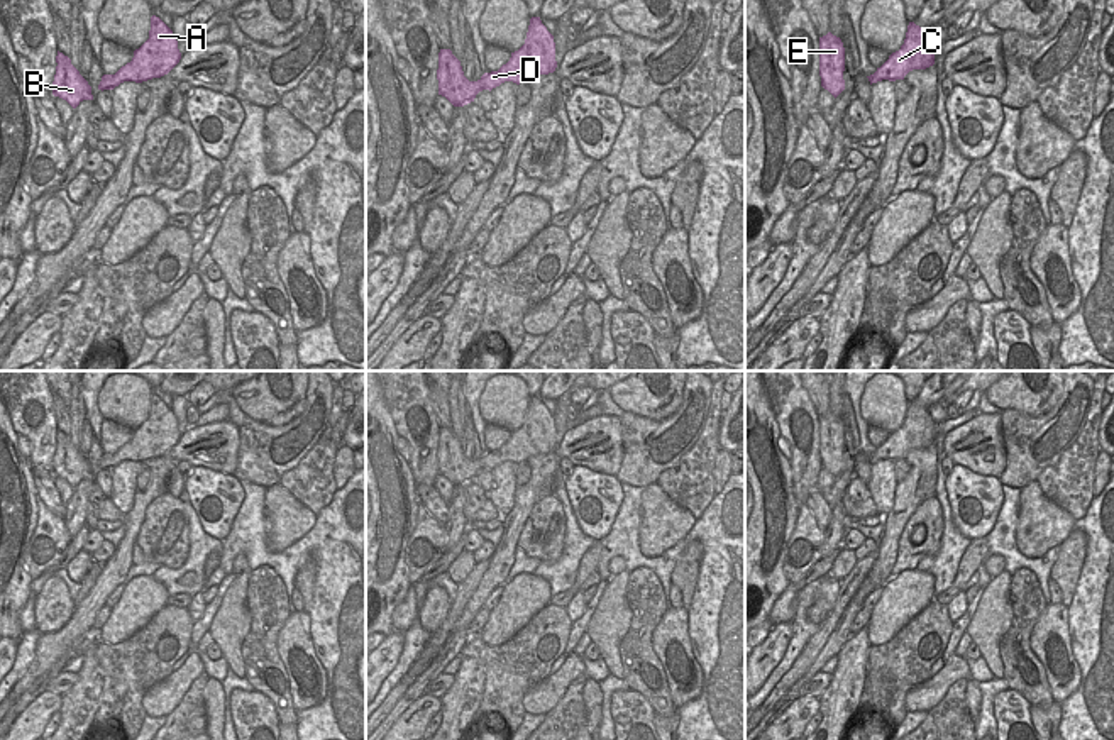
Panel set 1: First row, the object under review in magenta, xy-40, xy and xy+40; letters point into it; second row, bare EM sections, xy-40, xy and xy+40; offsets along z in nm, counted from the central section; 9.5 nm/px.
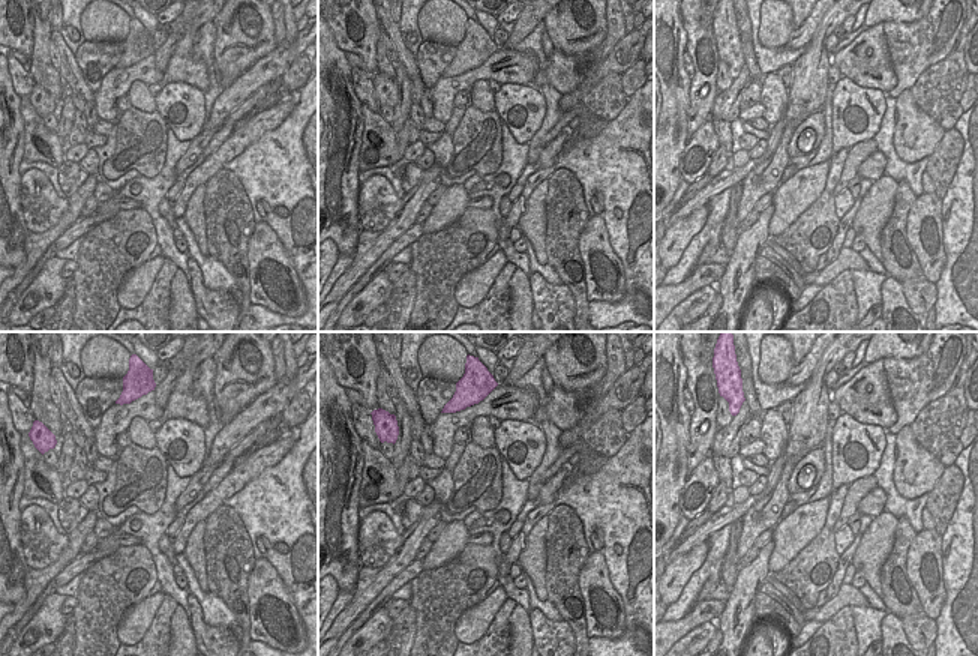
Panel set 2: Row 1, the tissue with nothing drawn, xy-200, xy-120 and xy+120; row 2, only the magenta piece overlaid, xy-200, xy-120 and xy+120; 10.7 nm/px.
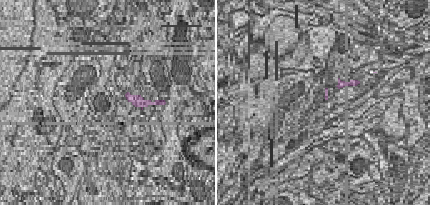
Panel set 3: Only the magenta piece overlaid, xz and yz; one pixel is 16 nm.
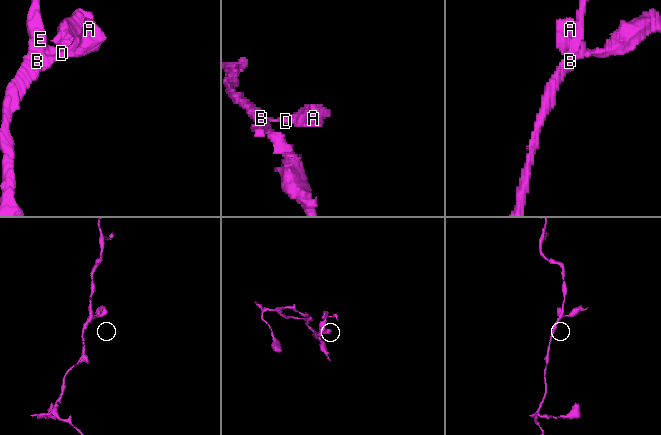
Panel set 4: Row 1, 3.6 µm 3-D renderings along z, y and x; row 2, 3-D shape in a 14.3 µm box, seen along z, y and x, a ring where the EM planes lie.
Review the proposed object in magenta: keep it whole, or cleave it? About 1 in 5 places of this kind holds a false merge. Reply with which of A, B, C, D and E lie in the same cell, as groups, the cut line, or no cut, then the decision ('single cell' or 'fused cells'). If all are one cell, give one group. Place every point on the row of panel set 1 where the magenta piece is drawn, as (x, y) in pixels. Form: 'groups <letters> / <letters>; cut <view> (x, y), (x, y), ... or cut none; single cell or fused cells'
groups A B C D E; cut none; single cell

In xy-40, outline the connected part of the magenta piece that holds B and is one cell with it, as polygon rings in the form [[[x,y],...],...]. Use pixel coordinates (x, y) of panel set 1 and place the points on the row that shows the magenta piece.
[[[58,51],[52,95],[66,100],[76,108],[83,100],[93,100],[91,86],[71,64],[71,59]]]

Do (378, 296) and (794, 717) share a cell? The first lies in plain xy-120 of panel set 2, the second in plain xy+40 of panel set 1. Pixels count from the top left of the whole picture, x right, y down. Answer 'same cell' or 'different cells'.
same cell

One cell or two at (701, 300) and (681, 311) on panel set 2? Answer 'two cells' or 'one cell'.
one cell

